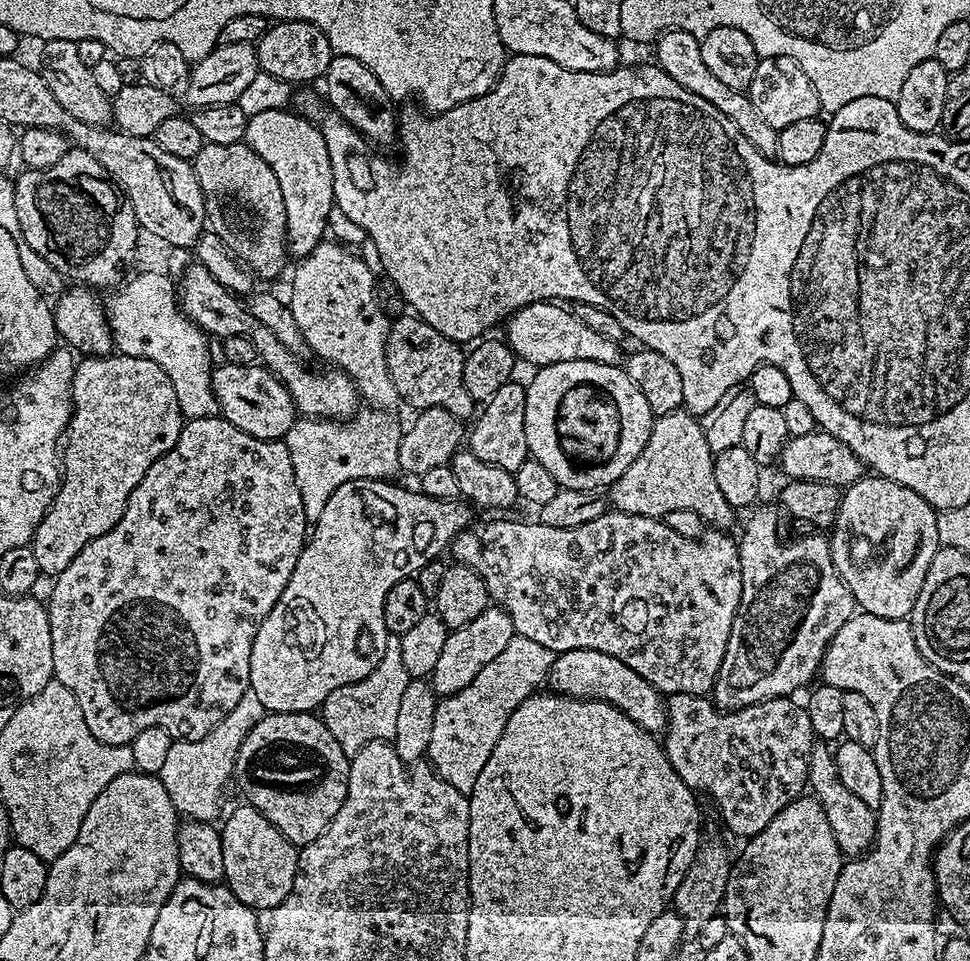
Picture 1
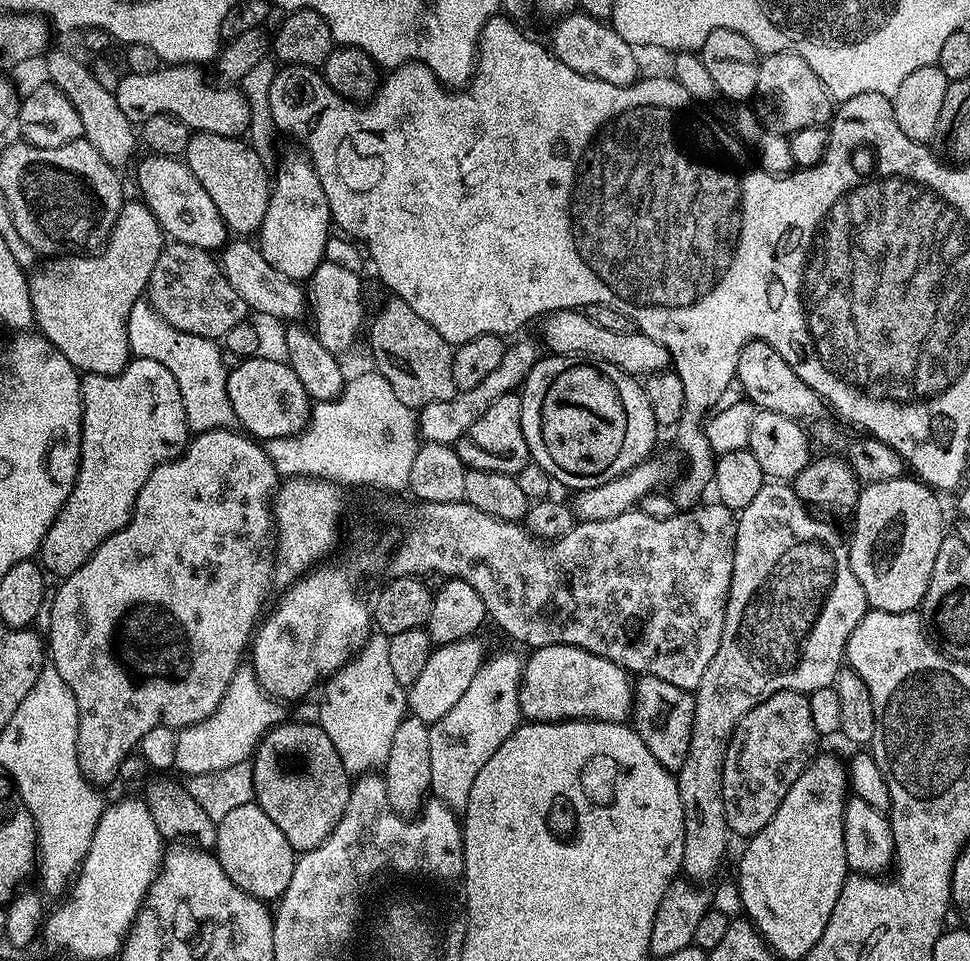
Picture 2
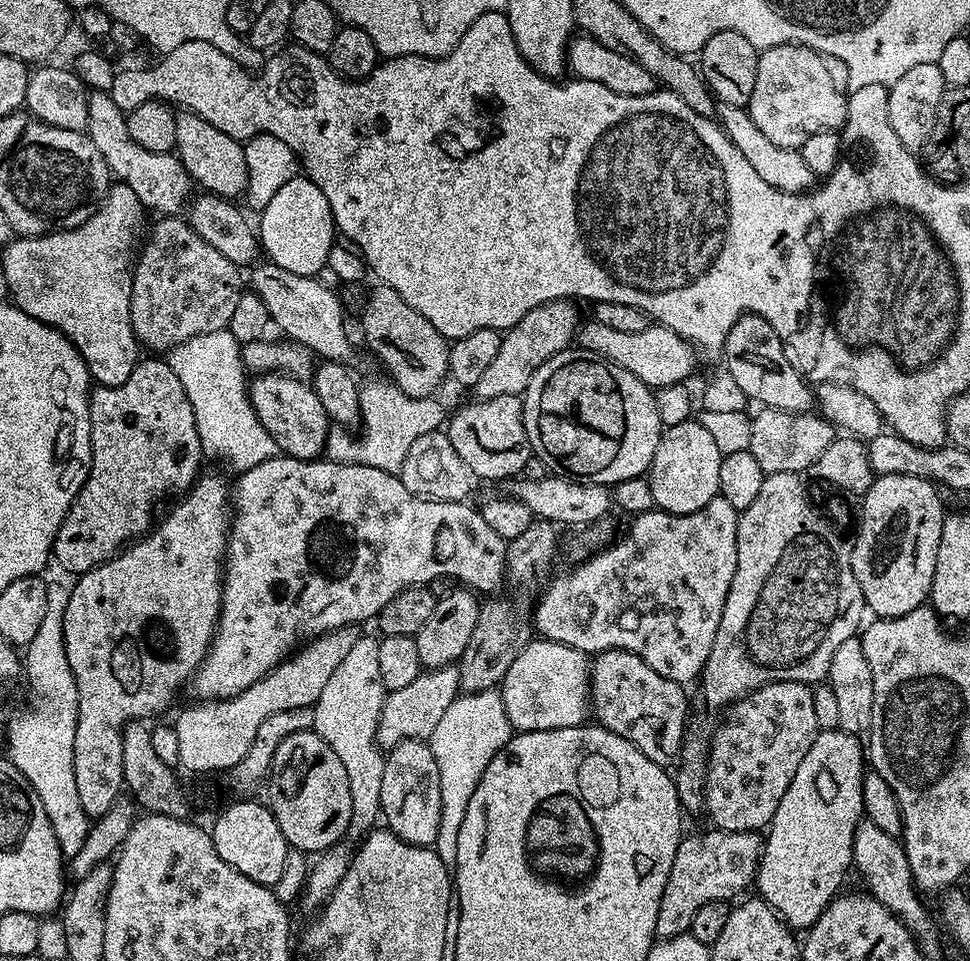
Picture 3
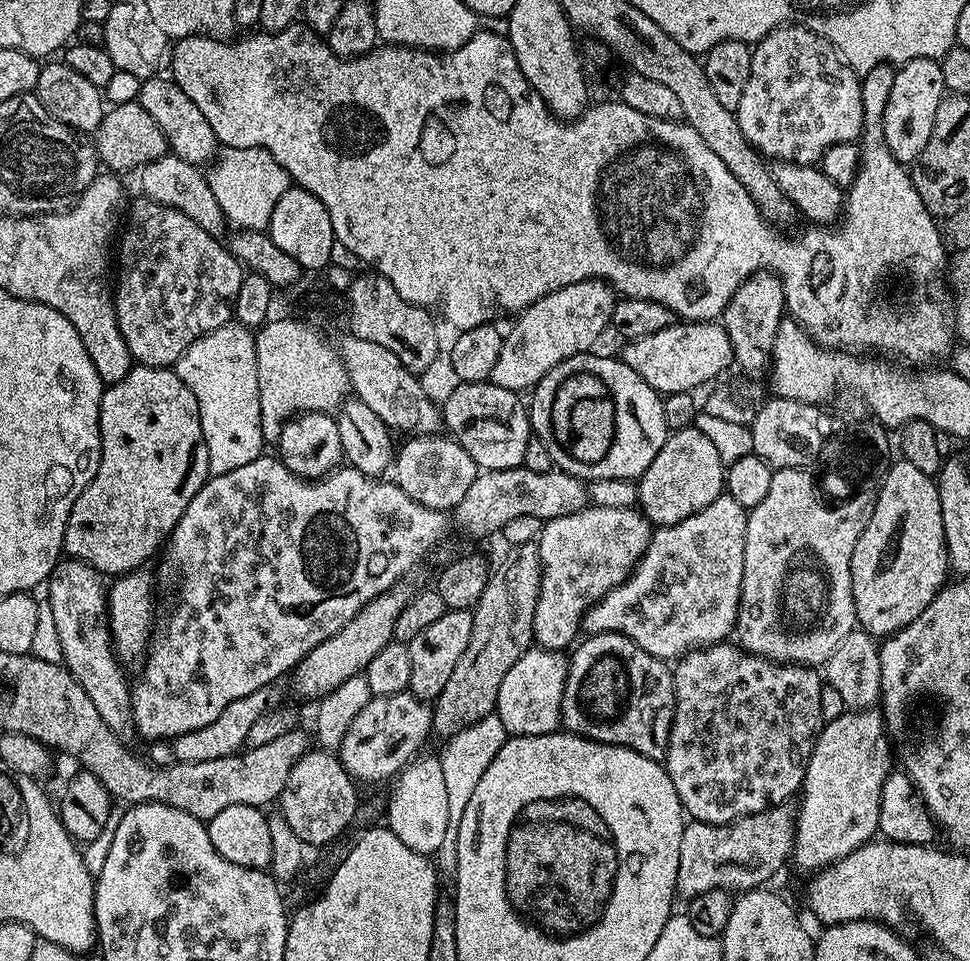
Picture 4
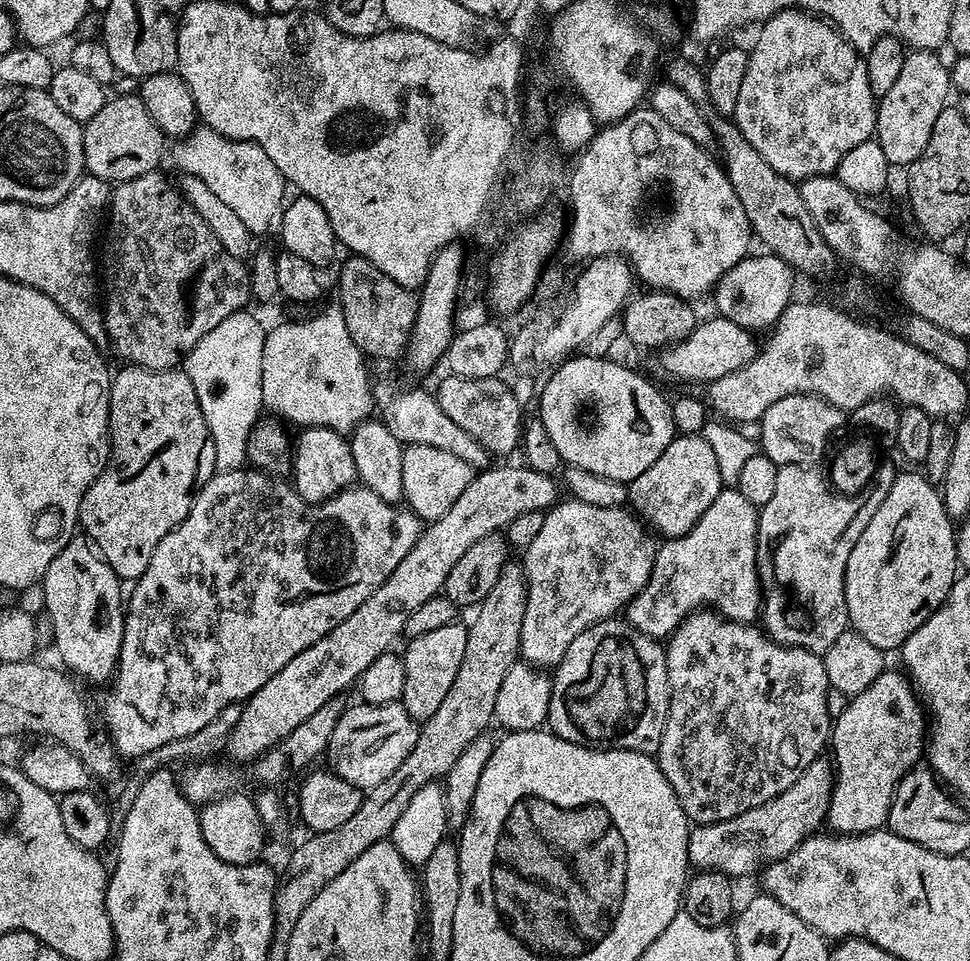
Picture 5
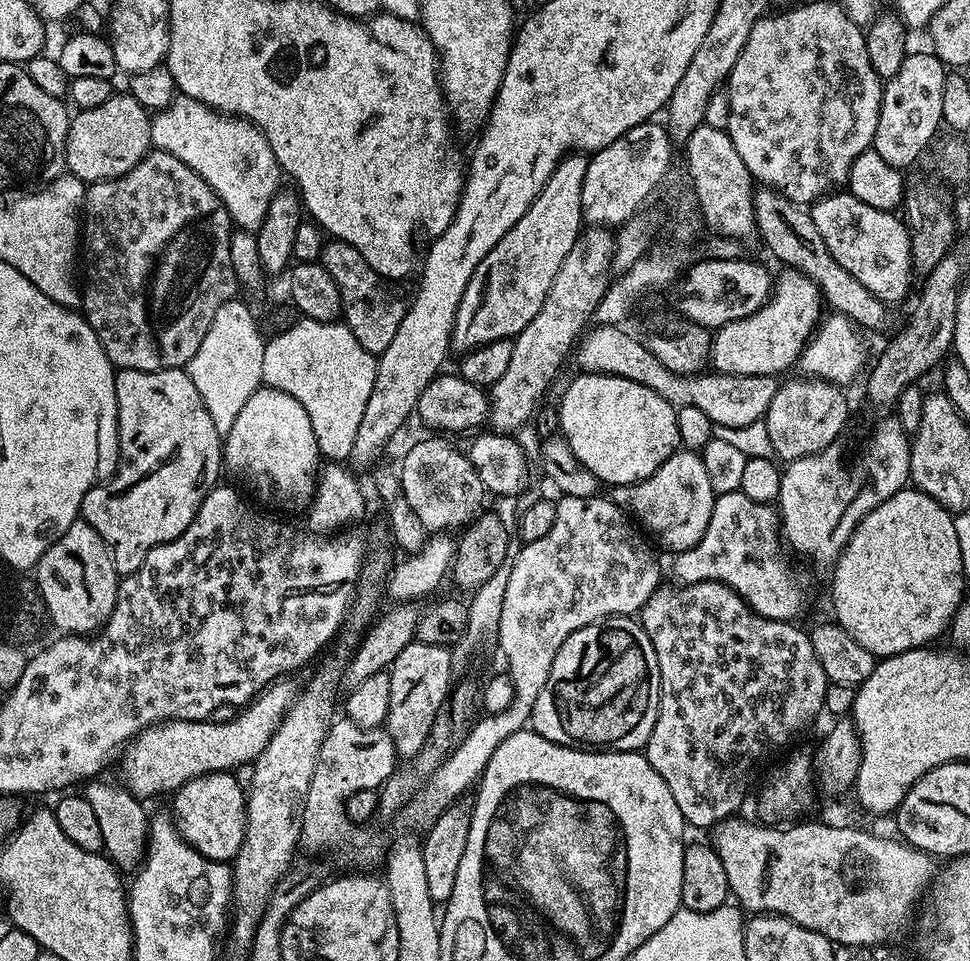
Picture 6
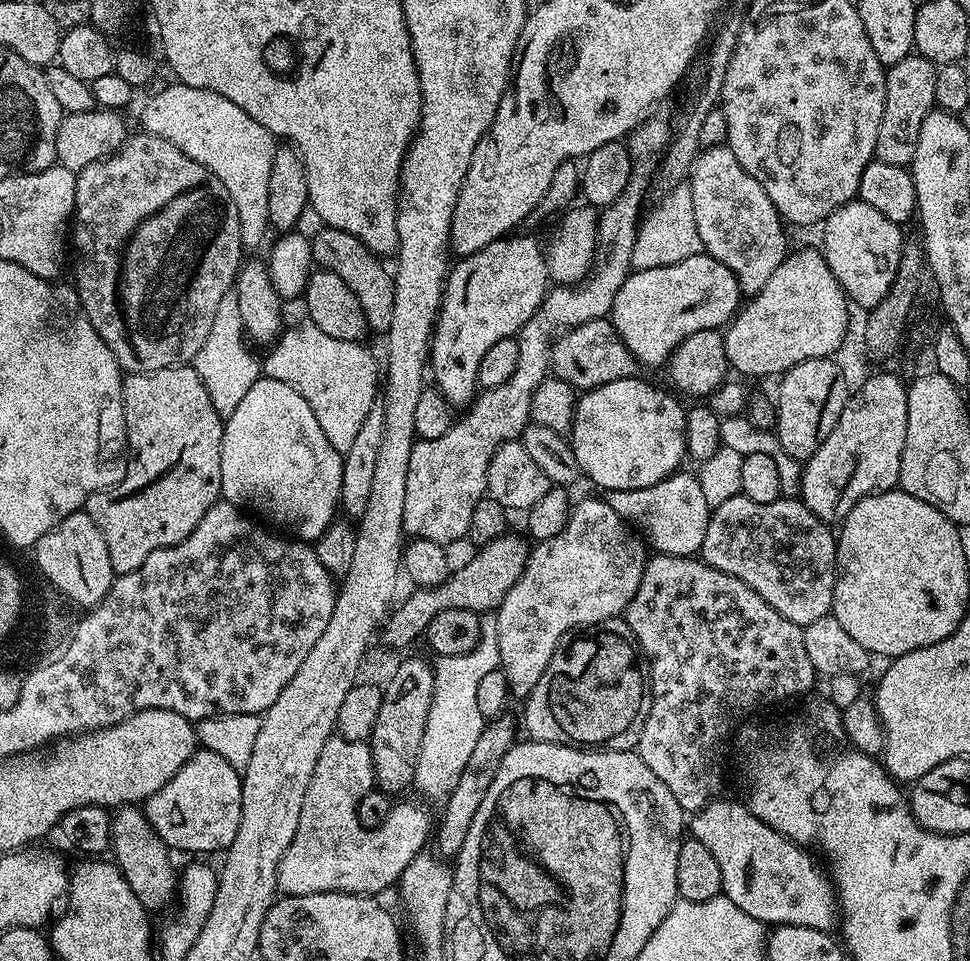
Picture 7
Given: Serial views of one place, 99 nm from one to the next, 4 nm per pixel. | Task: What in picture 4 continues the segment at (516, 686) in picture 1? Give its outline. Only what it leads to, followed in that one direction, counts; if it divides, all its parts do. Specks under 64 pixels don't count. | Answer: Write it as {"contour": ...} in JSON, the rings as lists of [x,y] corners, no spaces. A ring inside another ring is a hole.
{"contour":[[[493,714],[474,722],[463,728],[458,735],[451,737],[444,748],[444,753],[438,756],[442,766],[442,775],[446,781],[446,803],[448,803],[450,819],[446,826],[446,834],[442,838],[442,846],[434,854],[434,863],[437,873],[452,872],[452,868],[458,870],[458,826],[462,826],[462,813],[470,803],[470,797],[474,795],[475,788],[486,774],[486,766],[494,762],[494,754],[502,750],[506,739],[506,733],[498,716]]]}

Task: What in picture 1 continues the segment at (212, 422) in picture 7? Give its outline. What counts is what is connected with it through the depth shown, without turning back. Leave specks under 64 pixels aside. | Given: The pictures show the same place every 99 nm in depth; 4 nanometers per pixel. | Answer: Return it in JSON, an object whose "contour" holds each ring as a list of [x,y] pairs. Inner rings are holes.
{"contour":[[[119,354],[84,356],[77,363],[72,383],[72,416],[68,419],[66,443],[62,448],[60,489],[42,522],[38,522],[38,530],[32,535],[30,545],[45,577],[54,578],[66,570],[66,566],[78,558],[82,546],[94,538],[102,538],[102,534],[120,521],[134,486],[138,486],[138,482],[146,478],[146,470],[150,470],[150,466],[178,442],[178,434],[185,423],[178,406],[178,394],[174,394],[174,386],[170,386],[170,378],[166,378],[162,366],[141,356]]]}

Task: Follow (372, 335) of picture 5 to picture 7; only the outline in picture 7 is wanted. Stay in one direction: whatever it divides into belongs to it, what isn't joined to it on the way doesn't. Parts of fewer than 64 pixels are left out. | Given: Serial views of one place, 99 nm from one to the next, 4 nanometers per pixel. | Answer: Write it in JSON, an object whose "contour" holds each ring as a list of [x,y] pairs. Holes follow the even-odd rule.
{"contour":[[[329,228],[323,230],[312,241],[312,259],[323,271],[338,274],[346,286],[358,298],[362,306],[362,314],[368,319],[368,327],[373,333],[387,333],[390,318],[394,315],[394,294],[396,282],[391,271],[384,269],[385,261],[371,252],[359,238],[346,230]]]}

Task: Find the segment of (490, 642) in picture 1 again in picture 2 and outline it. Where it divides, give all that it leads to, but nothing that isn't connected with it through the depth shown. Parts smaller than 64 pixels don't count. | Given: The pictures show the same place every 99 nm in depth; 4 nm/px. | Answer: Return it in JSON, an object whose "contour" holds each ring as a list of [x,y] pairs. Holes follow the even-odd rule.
{"contour":[[[467,636],[449,644],[433,647],[430,658],[426,658],[422,674],[418,674],[416,681],[406,688],[411,715],[430,726],[458,703],[458,698],[466,694],[470,681],[473,680],[474,674],[478,674],[482,663],[478,641],[476,636]]]}

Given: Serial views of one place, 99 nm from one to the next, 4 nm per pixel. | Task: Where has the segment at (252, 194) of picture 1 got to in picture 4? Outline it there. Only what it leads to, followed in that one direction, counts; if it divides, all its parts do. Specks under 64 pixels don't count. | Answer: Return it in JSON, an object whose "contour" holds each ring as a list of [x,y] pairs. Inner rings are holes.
{"contour":[[[164,74],[141,79],[138,85],[138,102],[142,110],[146,110],[146,114],[150,114],[154,122],[158,122],[158,128],[166,138],[171,155],[197,166],[207,165],[217,155],[218,141],[210,122],[206,122],[206,114],[202,114],[198,106],[194,106],[186,90],[182,90],[182,86],[178,86],[175,80]]]}

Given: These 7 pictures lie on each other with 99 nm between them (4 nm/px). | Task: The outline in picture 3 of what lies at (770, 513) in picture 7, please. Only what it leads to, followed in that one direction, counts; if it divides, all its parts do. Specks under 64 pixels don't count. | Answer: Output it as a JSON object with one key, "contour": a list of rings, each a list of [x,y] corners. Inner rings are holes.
{"contour":[[[716,495],[708,505],[702,506],[696,513],[676,516],[659,510],[651,510],[637,515],[632,525],[624,532],[624,537],[613,539],[607,546],[591,553],[577,568],[569,572],[553,575],[547,581],[546,590],[539,593],[540,601],[534,604],[534,628],[545,640],[553,640],[556,643],[564,643],[574,650],[587,654],[605,652],[606,650],[626,650],[630,654],[638,654],[650,670],[658,670],[666,678],[681,686],[695,681],[703,673],[704,663],[710,658],[710,650],[714,646],[714,634],[718,634],[718,622],[722,618],[722,606],[726,606],[726,594],[730,590],[730,582],[734,582],[734,570],[738,562],[738,522],[740,521],[738,509],[730,506],[726,498]]]}

